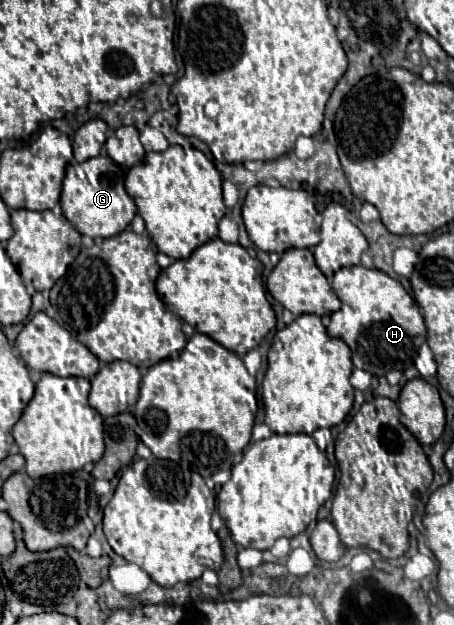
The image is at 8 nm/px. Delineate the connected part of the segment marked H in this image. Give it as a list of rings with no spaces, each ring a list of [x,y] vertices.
[[[362,265],[344,267],[332,279],[332,289],[342,301],[342,307],[332,313],[332,321],[328,325],[328,335],[344,339],[344,343],[352,351],[352,363],[358,369],[364,369],[376,377],[386,375],[388,371],[406,371],[414,365],[420,347],[426,343],[426,325],[420,313],[418,303],[408,295],[408,291],[392,277],[378,269],[366,269]]]

